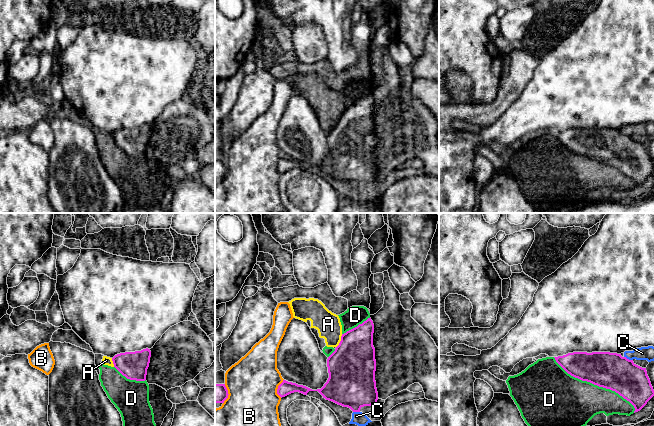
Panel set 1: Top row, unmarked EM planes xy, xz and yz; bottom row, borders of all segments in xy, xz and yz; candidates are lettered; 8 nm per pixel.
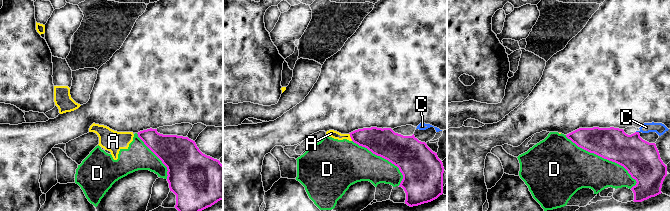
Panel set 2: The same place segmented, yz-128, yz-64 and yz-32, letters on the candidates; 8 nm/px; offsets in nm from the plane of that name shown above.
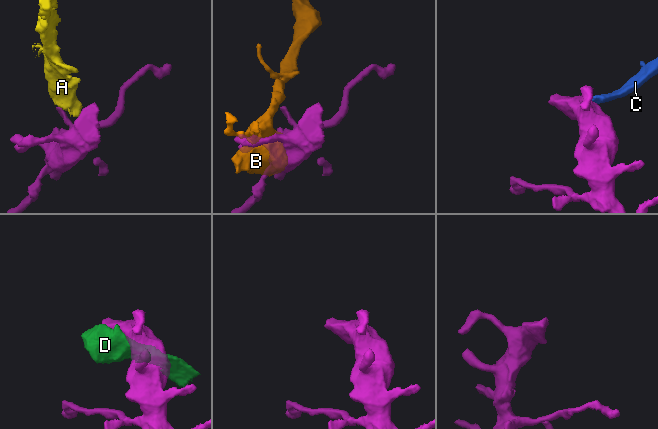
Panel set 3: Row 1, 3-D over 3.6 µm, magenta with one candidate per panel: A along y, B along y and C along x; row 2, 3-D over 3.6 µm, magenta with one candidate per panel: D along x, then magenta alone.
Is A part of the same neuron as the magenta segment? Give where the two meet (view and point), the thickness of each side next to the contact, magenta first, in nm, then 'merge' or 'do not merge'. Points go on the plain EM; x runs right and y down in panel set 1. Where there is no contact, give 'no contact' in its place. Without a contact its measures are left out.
contact xz (340, 117); calibres 380 and 200 nm; do not merge

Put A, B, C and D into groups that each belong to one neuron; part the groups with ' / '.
A D / B / C

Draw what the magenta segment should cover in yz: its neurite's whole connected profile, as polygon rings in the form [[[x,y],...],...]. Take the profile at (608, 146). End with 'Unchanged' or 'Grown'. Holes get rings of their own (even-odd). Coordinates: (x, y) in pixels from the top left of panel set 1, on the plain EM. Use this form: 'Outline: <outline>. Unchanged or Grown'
Outline: [[[573,128],[554,134],[571,152],[618,169],[634,182],[634,189],[640,187],[654,172],[654,166],[646,144],[636,141],[633,136],[622,133],[621,130],[610,128]]]. Unchanged

